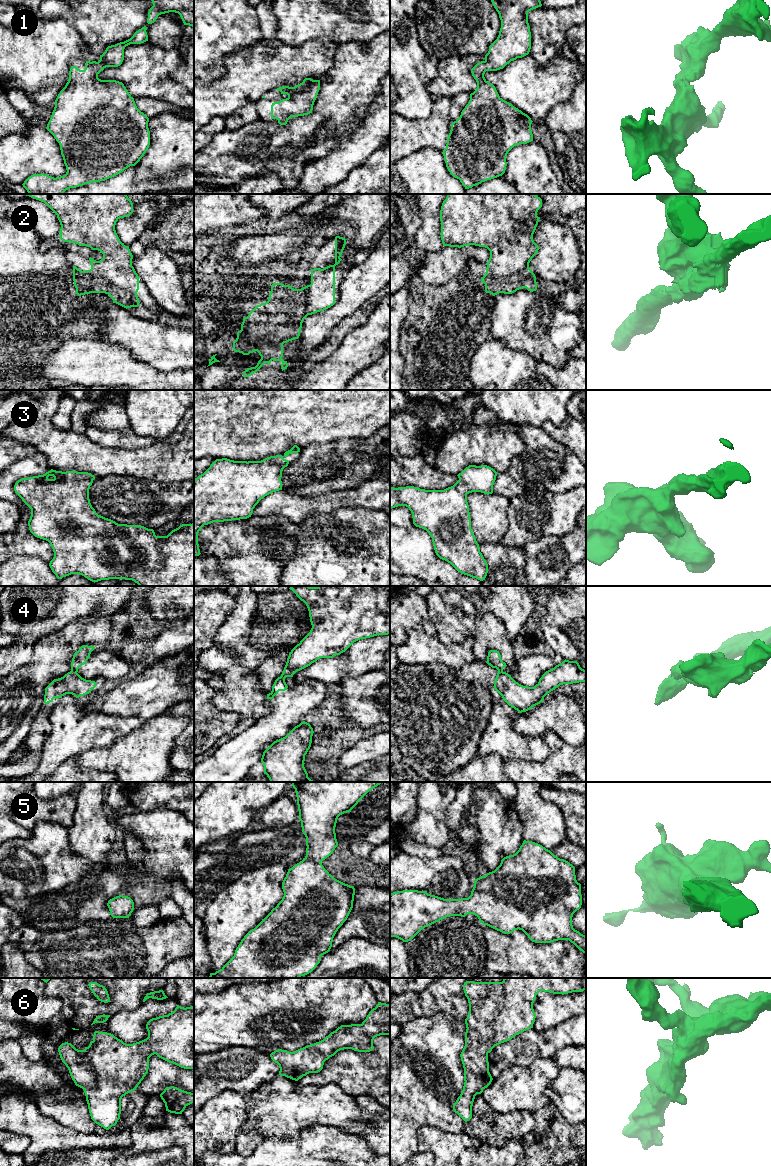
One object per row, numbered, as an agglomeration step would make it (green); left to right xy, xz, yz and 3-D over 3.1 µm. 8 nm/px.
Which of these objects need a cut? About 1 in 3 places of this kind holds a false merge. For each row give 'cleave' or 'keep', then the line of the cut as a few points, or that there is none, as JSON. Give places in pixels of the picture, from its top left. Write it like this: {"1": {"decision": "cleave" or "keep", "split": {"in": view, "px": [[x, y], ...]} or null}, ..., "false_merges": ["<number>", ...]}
{"1": {"decision": "keep", "split": null}, "2": {"decision": "keep", "split": null}, "3": {"decision": "keep", "split": null}, "4": {"decision": "cleave", "split": {"in": "xy", "px": [[71, 669], [76, 672]]}}, "5": {"decision": "keep", "split": null}, "6": {"decision": "keep", "split": null}, "false_merges": ["4"]}

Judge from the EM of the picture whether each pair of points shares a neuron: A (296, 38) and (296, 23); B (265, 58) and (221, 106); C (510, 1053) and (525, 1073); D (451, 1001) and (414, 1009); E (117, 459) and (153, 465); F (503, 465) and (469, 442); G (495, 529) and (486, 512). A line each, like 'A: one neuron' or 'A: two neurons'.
A: one neuron
B: one neuron
C: two neurons
D: one neuron
E: one neuron
F: one neuron
G: one neuron

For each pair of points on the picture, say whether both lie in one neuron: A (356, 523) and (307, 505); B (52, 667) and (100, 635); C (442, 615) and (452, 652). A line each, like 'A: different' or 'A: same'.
A: different
B: same
C: different

